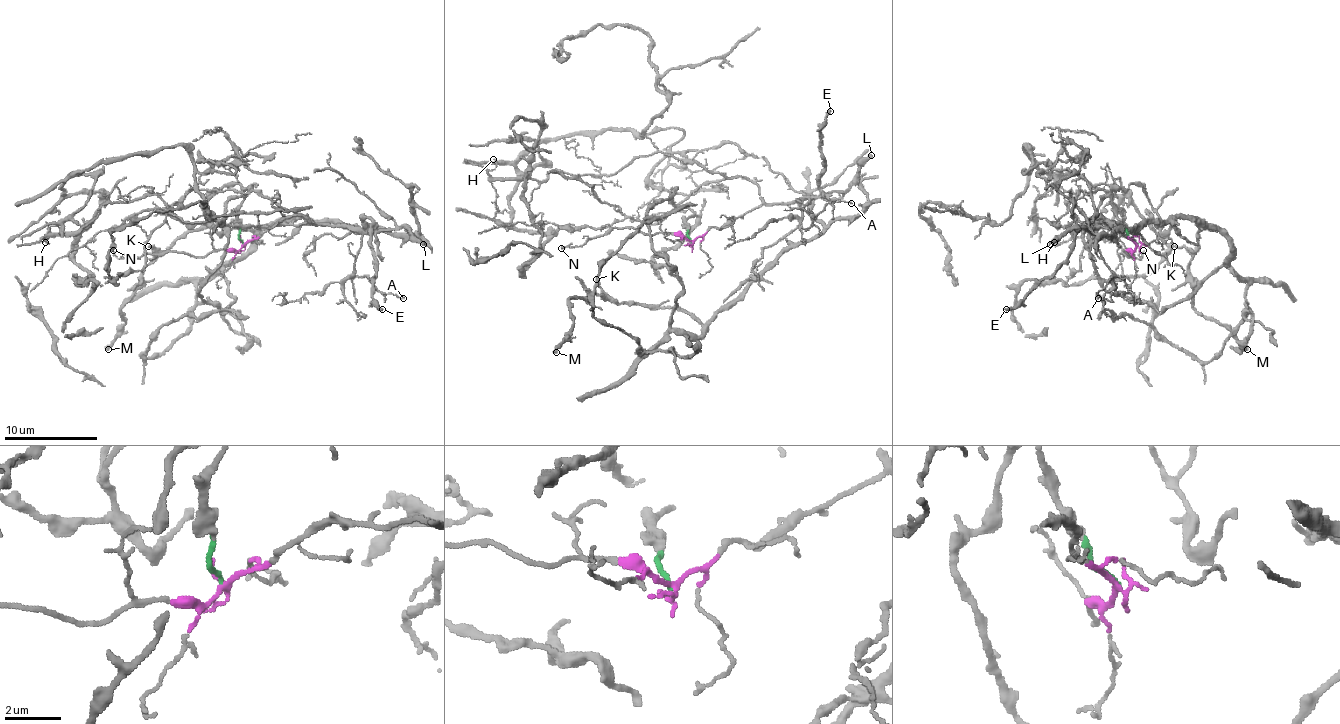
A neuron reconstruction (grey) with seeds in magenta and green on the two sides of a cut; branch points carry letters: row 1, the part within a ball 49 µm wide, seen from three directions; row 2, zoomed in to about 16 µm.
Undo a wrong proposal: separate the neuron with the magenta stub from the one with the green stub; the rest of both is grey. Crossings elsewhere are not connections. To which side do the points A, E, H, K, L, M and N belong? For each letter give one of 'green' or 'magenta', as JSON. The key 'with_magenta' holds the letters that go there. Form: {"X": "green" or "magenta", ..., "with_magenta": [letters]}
{"A": "magenta", "E": "green", "H": "magenta", "K": "green", "L": "magenta", "M": "green", "N": "magenta", "with_magenta": ["A", "H", "L", "N"]}

